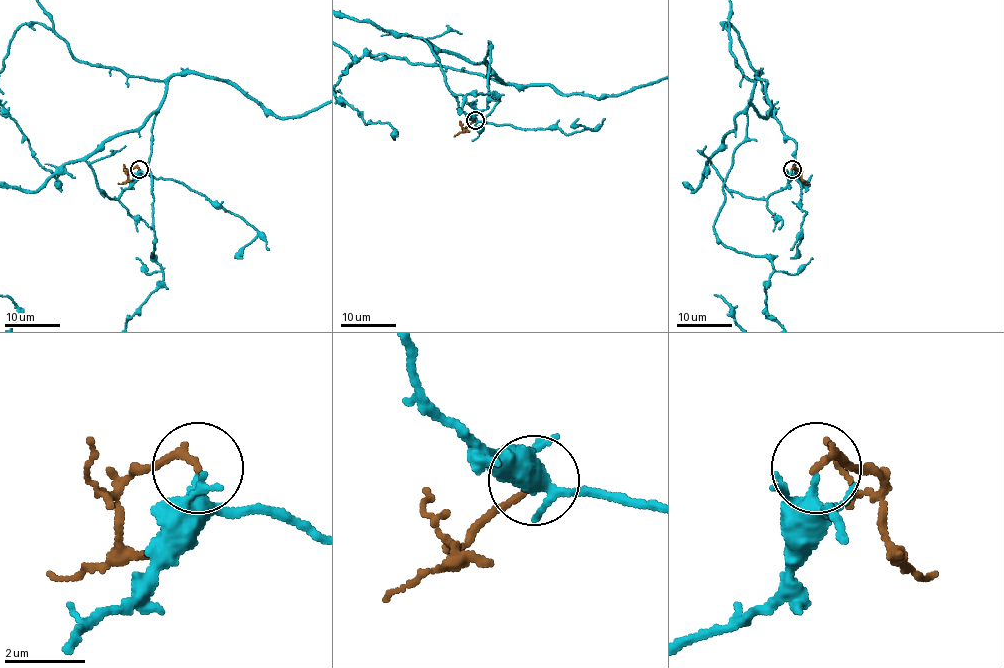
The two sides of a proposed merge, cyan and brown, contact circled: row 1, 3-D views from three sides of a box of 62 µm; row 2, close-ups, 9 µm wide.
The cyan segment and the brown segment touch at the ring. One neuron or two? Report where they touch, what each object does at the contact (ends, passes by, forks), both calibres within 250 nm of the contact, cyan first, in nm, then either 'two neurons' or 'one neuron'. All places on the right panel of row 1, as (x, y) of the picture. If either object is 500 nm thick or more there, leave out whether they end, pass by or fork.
at (792, 169); cyan passes by; brown ends there; 200 nm thick on the cyan side, 190 nm on the other; two neurons

